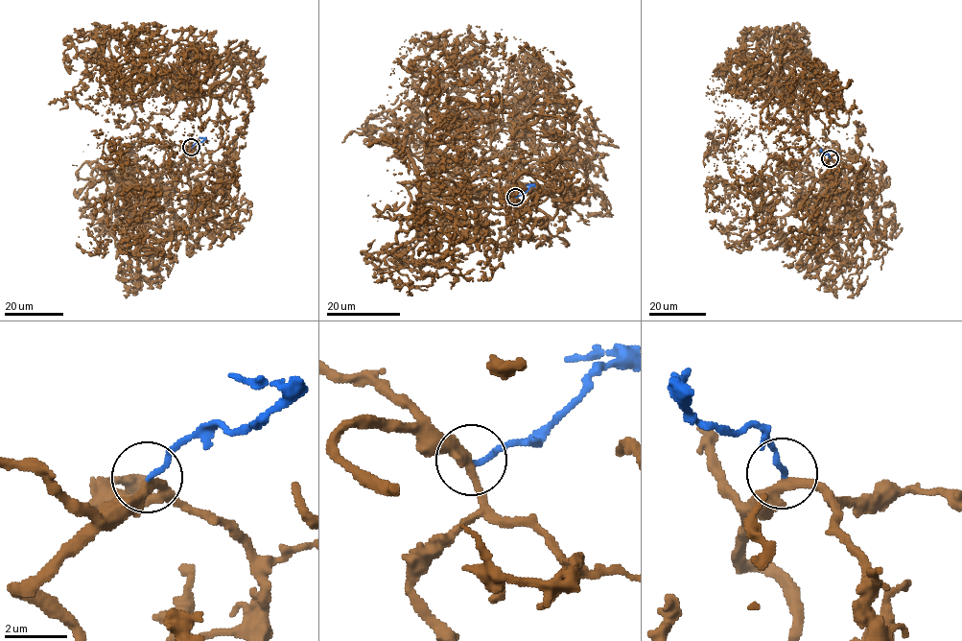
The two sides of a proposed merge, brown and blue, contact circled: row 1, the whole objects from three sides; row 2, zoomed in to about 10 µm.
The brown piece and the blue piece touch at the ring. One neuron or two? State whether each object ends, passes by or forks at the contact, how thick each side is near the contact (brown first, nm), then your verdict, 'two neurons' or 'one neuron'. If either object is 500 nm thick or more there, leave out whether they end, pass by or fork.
brown passes by; blue ends there; 280 nm thick on the brown side, 160 nm on the other; one neuron

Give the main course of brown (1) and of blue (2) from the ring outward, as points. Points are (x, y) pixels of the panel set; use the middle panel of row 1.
1: (515, 198), (412, 212), (480, 234), (536, 183), (530, 109), (435, 90), (496, 51), (465, 34)
2: (515, 197), (532, 186), (527, 185)

